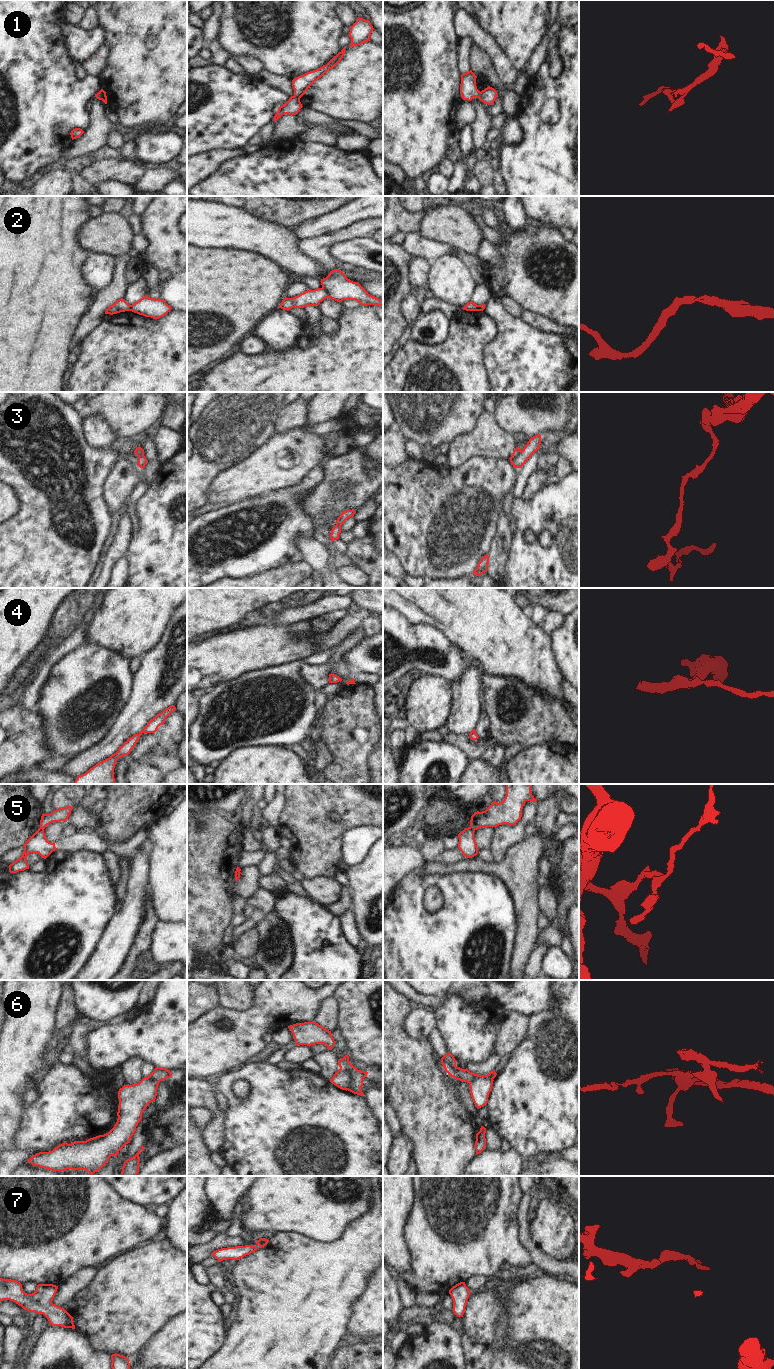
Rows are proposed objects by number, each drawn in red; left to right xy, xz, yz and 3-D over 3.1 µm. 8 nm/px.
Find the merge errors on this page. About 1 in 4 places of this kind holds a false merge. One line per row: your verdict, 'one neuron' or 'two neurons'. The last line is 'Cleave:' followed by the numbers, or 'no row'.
1: two neurons
2: two neurons
3: one neuron
4: one neuron
5: two neurons
6: two neurons
7: one neuron
Cleave: 1, 2, 5, 6

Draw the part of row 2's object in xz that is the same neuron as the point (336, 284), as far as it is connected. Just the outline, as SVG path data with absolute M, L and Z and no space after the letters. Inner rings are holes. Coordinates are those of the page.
M338 269L332 270L320 282L322 288L328 293L328 298L337 302L356 300L361 306L383 306L383 299L370 295L358 282L351 281Z

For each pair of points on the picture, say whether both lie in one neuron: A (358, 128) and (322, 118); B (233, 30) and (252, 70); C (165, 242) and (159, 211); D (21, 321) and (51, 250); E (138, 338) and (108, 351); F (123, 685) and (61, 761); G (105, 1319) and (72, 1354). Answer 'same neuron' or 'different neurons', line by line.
A: same neuron
B: different neurons
C: same neuron
D: same neuron
E: same neuron
F: different neurons
G: different neurons

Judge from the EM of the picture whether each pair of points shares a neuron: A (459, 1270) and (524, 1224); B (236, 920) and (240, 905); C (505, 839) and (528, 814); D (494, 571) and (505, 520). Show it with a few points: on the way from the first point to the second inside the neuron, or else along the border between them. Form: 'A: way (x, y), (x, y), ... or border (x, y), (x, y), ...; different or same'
A: border (520, 1205), (519, 1241), (527, 1250); different
B: way (238, 916), (238, 909); same
C: way (512, 834), (525, 821); same
D: way (497, 558), (500, 545), (505, 540), (505, 533); same

